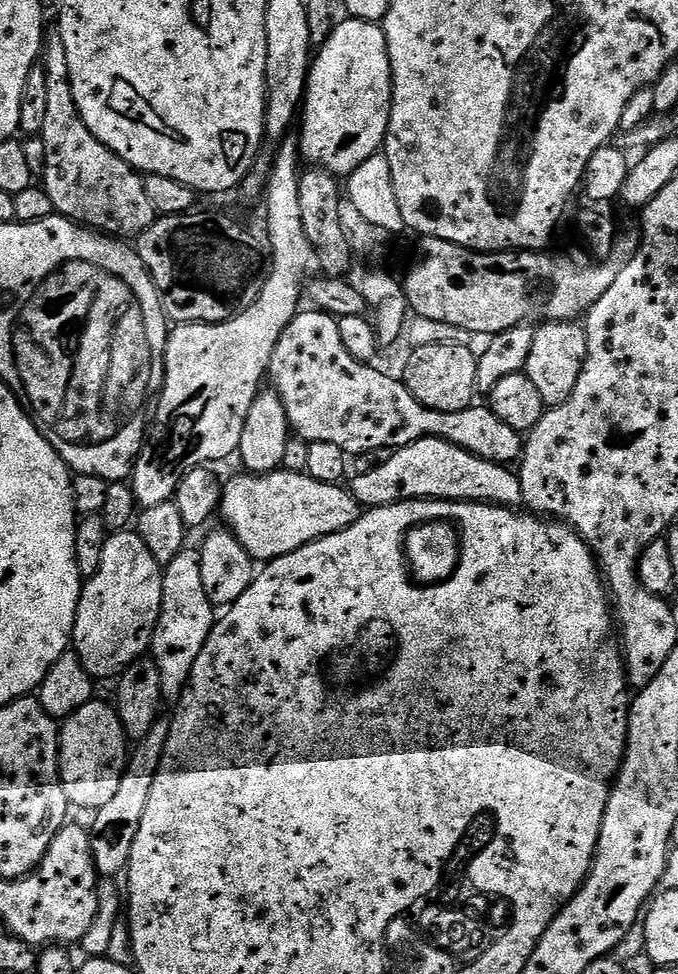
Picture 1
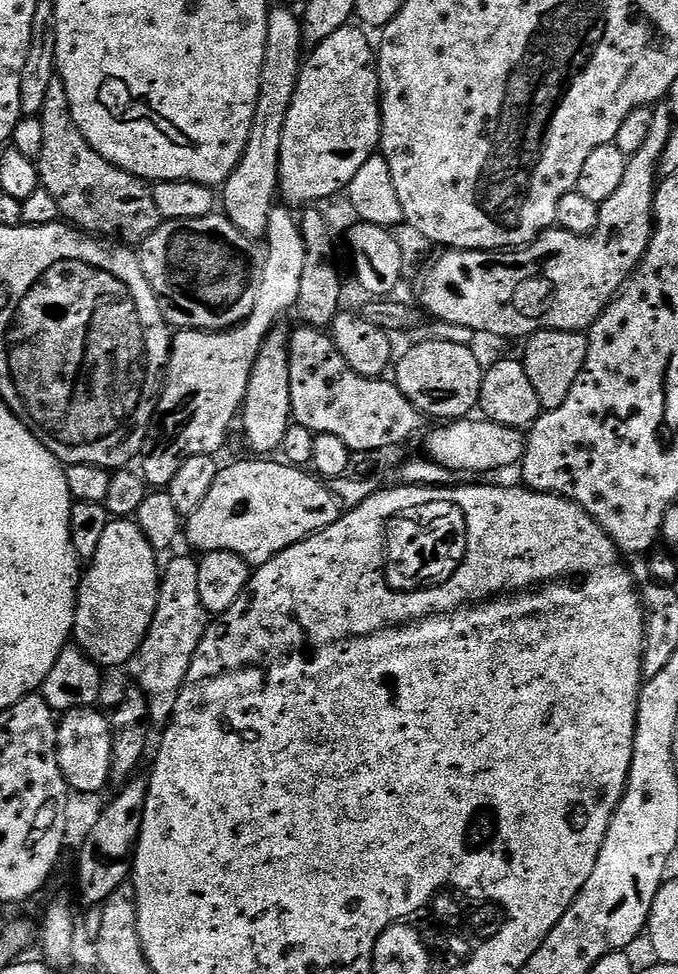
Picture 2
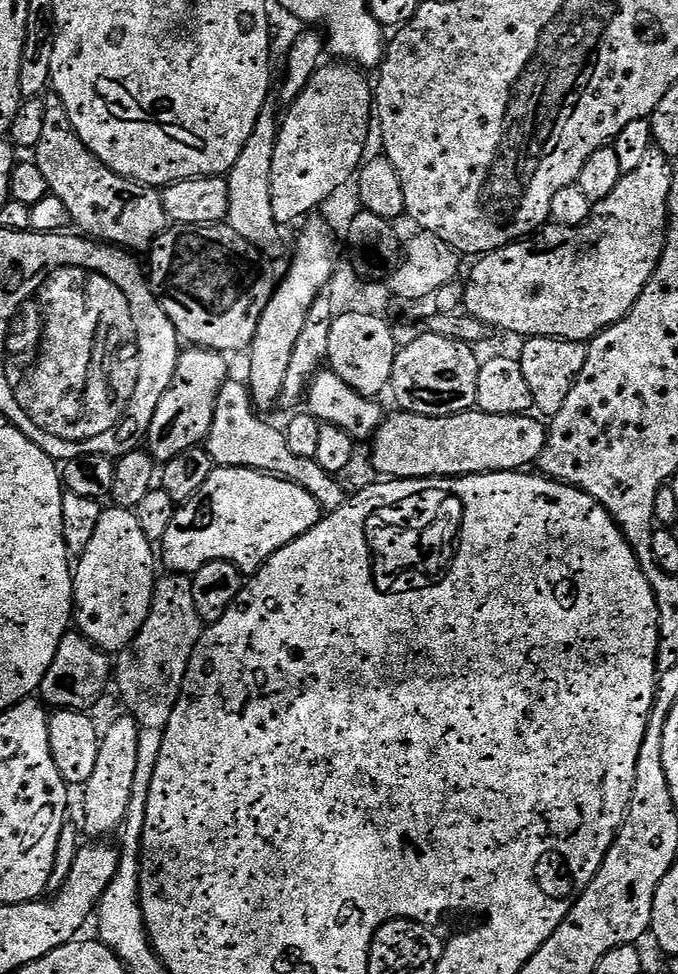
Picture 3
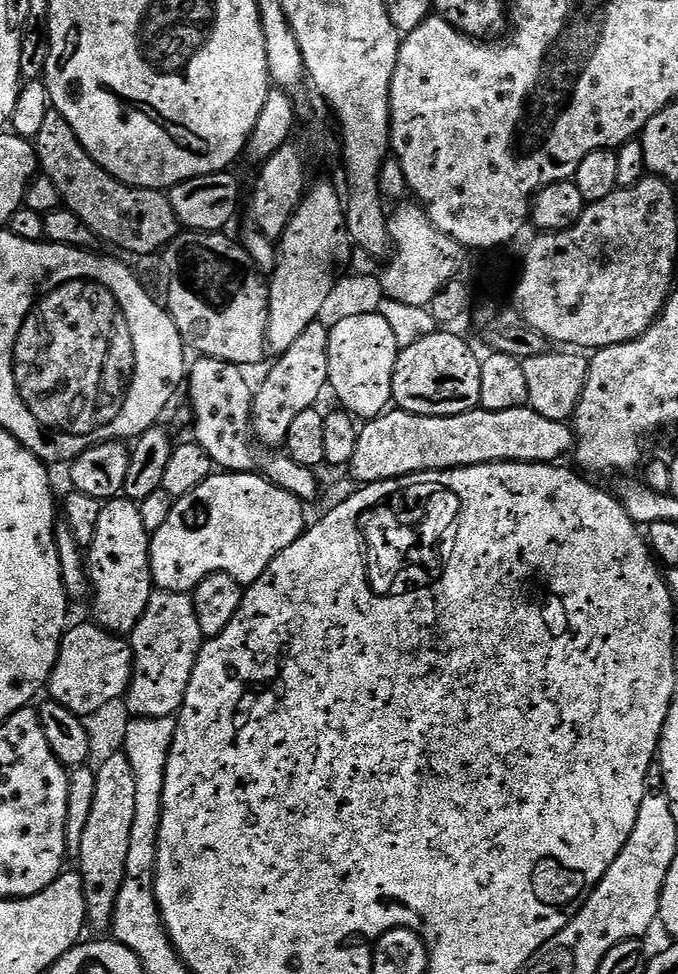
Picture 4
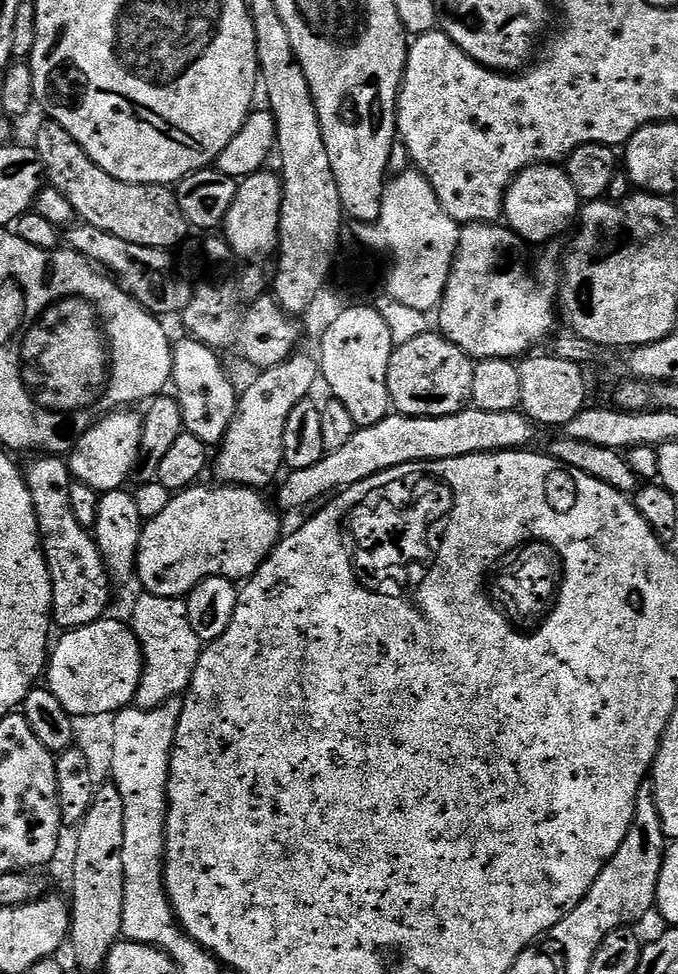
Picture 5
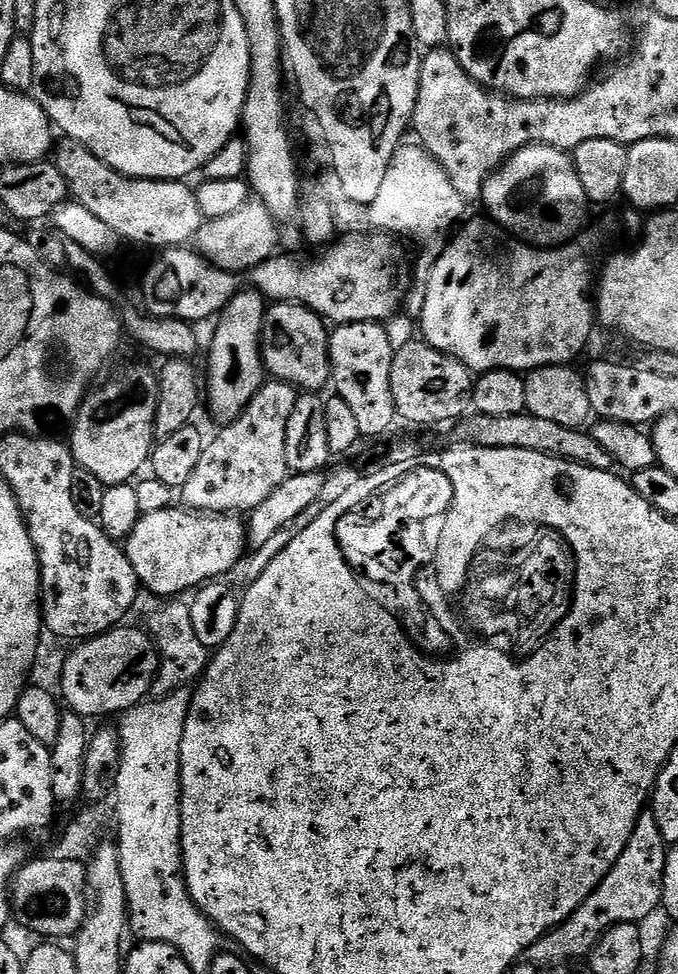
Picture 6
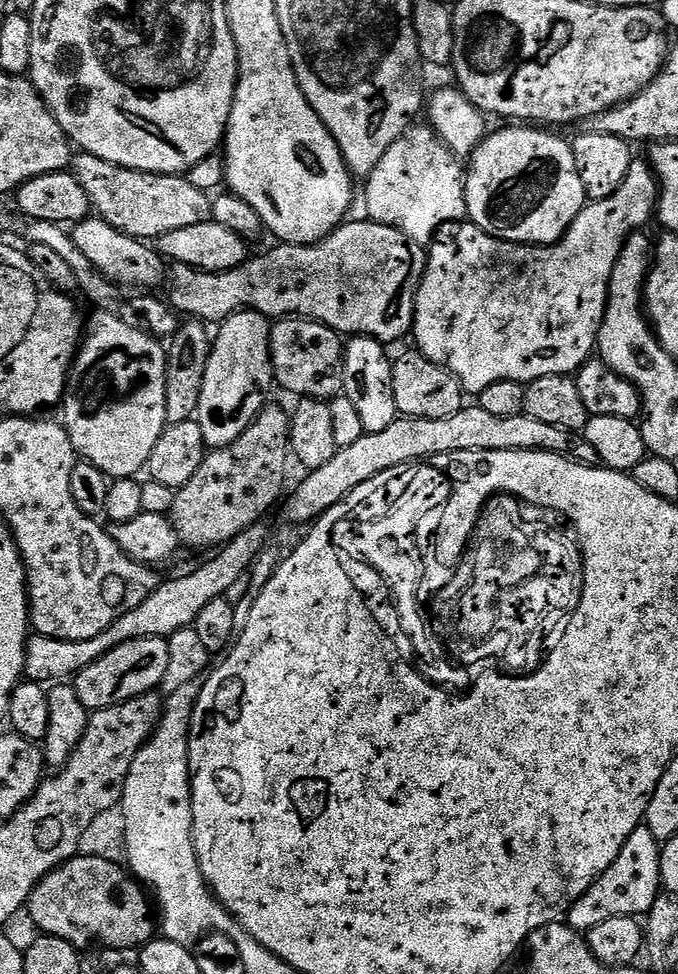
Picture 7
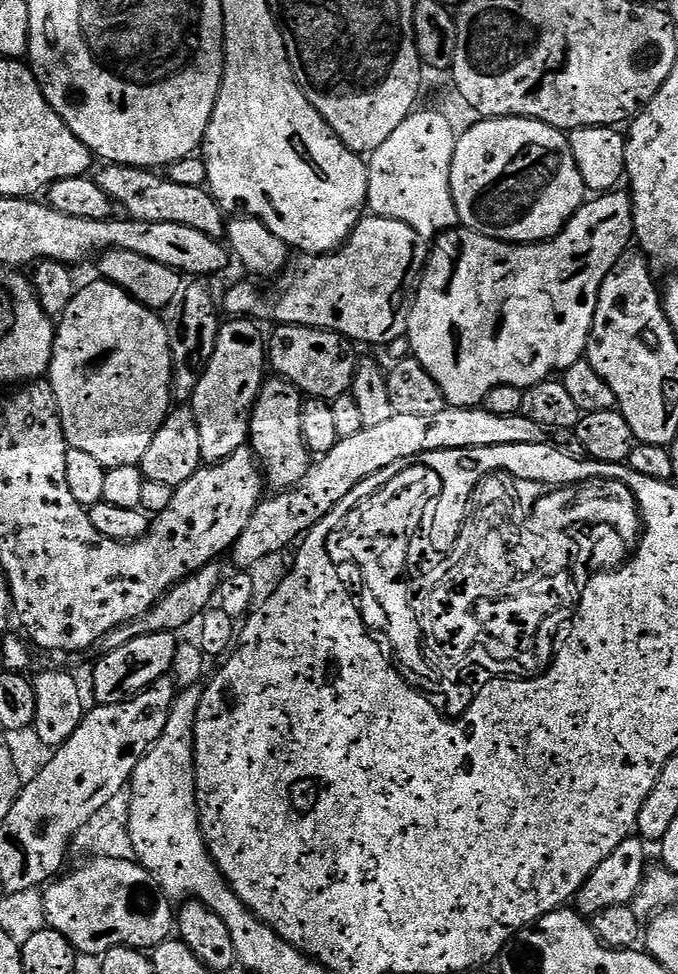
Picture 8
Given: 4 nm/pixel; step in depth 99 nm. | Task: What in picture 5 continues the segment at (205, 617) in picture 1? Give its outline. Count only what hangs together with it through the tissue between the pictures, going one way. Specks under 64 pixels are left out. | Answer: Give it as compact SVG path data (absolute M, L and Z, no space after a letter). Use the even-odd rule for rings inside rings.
M145 592L140 596L134 606L130 626L139 638L145 666L134 702L140 709L156 709L166 701L181 697L187 691L204 644L190 624L188 603L185 599L162 598Z

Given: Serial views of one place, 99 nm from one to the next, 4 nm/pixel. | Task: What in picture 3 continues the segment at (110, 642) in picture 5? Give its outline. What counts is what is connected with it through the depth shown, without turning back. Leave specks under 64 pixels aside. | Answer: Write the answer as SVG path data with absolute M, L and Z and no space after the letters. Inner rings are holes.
M70 630L58 646L58 654L54 654L54 662L50 662L50 670L46 670L46 678L42 678L38 689L39 699L56 710L91 709L109 687L113 672L114 664L109 653L101 652L79 631Z

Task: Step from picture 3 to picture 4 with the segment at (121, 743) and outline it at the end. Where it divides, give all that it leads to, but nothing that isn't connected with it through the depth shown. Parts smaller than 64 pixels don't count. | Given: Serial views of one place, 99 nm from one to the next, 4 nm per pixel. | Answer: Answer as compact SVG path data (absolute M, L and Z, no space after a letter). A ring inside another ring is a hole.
M123 751L114 753L95 769L93 805L82 833L78 851L78 871L84 880L84 893L88 907L88 924L91 927L111 929L116 899L126 875L128 847L134 826L134 802L136 801L136 775Z

